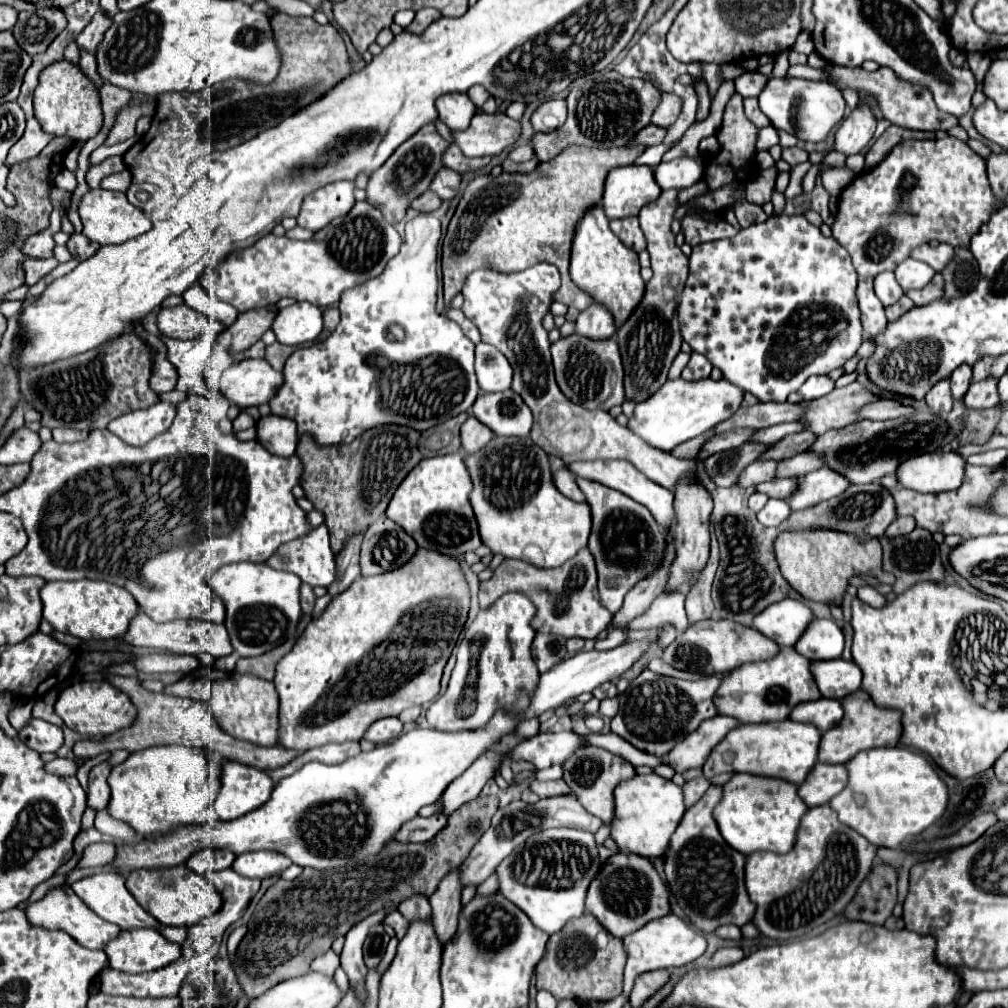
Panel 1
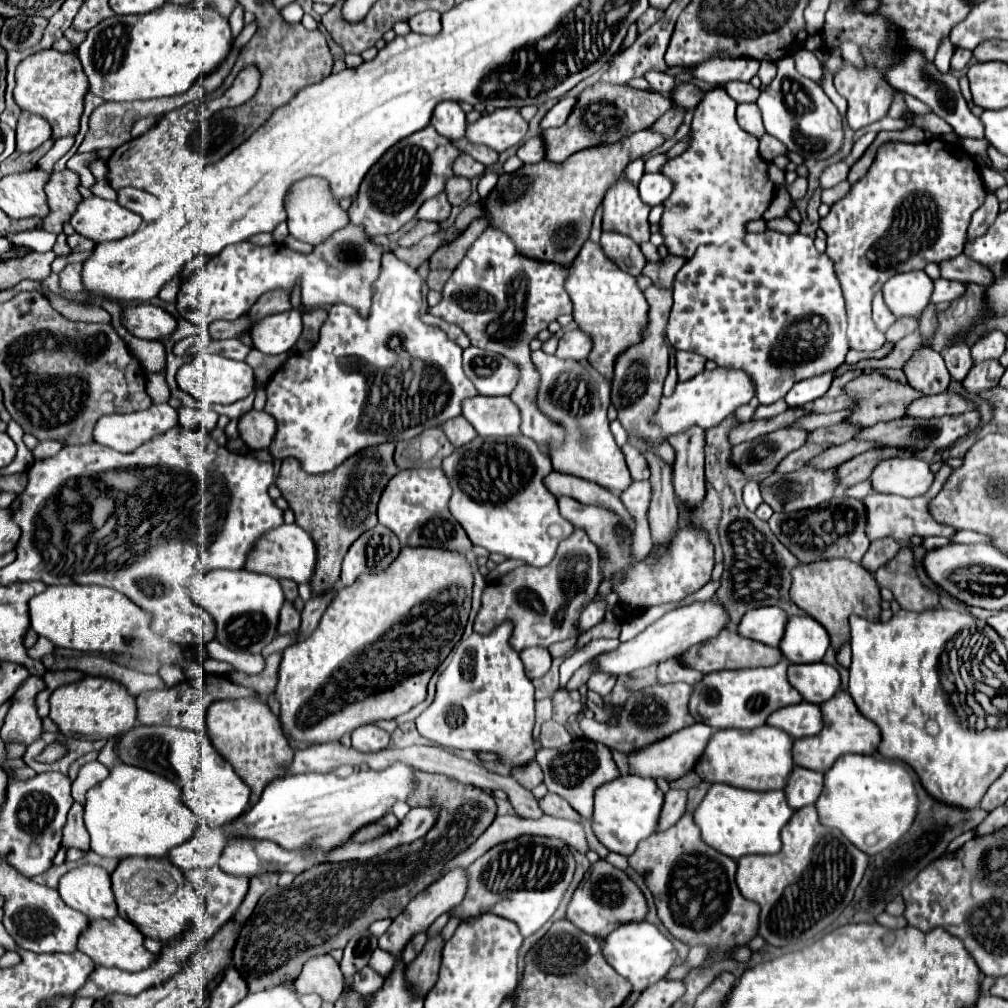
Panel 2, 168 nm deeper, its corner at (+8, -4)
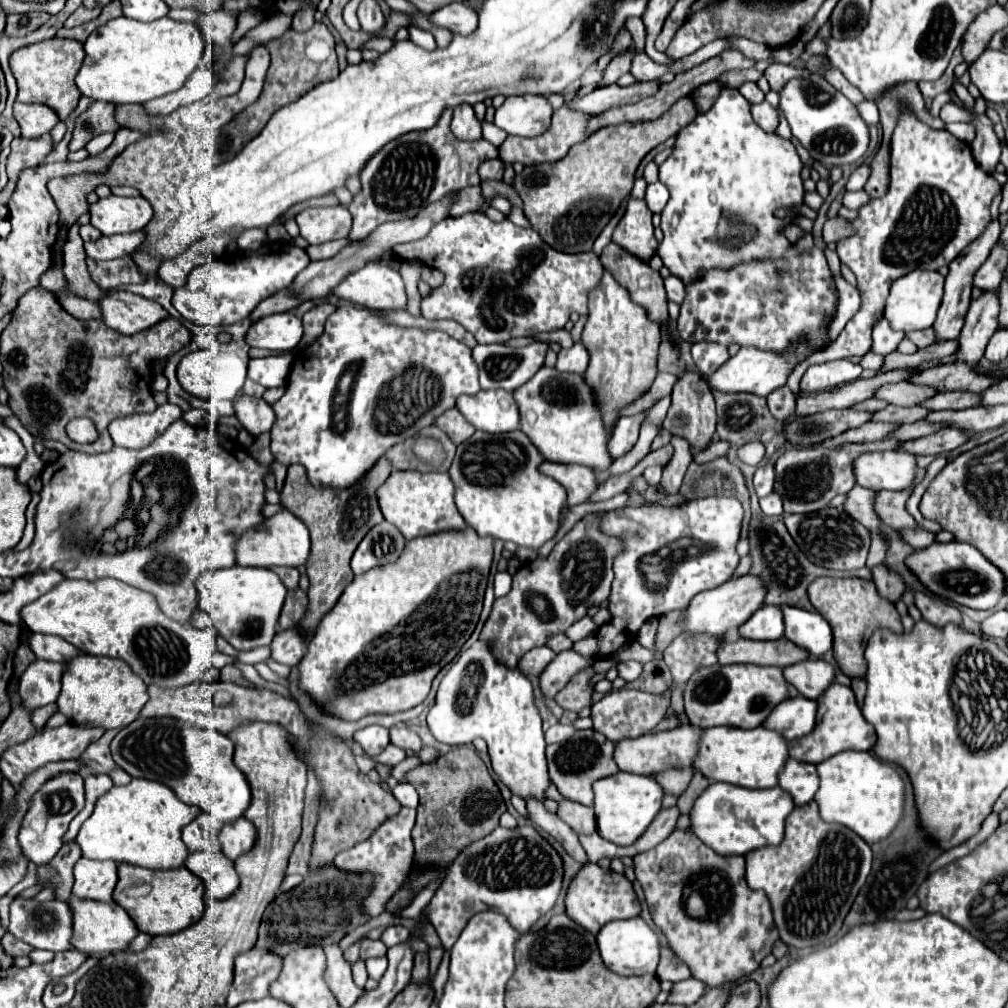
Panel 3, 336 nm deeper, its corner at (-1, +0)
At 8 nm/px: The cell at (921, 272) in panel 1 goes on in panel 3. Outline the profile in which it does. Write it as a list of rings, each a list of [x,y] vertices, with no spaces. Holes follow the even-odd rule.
[[[912,270],[910,274],[892,282],[884,316],[888,318],[890,326],[894,326],[894,330],[910,332],[910,330],[930,328],[934,324],[936,310],[938,310],[940,300],[942,300],[942,288],[944,288],[944,276],[940,272]]]

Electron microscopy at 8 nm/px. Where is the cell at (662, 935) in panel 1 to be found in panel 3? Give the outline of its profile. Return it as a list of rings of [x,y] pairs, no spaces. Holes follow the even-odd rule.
[[[640,916],[630,918],[630,920],[610,922],[608,926],[602,926],[596,940],[598,940],[598,948],[600,948],[600,954],[602,954],[606,968],[610,968],[616,974],[644,976],[644,974],[654,974],[658,968],[658,962],[660,962],[658,934]]]

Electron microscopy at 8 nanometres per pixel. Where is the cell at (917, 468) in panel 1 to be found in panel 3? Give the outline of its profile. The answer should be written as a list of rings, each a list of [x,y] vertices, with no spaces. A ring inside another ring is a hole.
[[[870,452],[858,458],[858,484],[870,490],[910,490],[916,480],[916,456],[906,452]]]

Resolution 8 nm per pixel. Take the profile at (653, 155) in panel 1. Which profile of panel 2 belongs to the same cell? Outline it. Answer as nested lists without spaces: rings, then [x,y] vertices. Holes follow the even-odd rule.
[[[643,158],[633,160],[633,162],[627,166],[625,176],[629,176],[629,182],[635,182],[635,184],[637,184],[637,182],[641,180],[641,176],[643,176]]]

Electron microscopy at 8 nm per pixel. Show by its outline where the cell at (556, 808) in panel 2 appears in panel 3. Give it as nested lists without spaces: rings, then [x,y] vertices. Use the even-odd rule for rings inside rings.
[[[562,800],[558,804],[558,818],[562,818],[574,832],[578,834],[590,834],[596,830],[596,818],[594,808],[582,806],[572,800]]]

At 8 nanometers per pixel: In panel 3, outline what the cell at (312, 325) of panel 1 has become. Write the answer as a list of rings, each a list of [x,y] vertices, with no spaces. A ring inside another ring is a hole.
[[[280,312],[254,322],[246,334],[246,342],[266,350],[294,350],[302,338],[302,320],[292,312]]]

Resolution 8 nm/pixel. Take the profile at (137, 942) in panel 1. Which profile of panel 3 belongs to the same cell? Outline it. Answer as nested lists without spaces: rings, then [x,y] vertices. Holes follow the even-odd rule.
[[[70,898],[70,904],[74,906],[74,948],[82,950],[86,954],[102,954],[102,952],[126,952],[132,940],[138,936],[138,926],[128,916],[128,912],[118,906],[116,902],[102,904],[102,902],[90,902],[90,900],[78,900]]]

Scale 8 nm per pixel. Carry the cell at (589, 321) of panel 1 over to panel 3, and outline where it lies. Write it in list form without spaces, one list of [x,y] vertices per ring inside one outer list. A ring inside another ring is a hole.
[[[574,342],[572,348],[562,348],[558,352],[558,362],[556,368],[562,372],[586,372],[588,368],[590,354],[582,342]]]

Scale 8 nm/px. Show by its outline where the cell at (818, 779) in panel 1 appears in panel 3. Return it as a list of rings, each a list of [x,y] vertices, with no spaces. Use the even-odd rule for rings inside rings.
[[[792,760],[786,762],[786,770],[782,770],[778,778],[778,786],[782,786],[796,802],[796,806],[802,806],[810,802],[820,788],[820,778],[814,764]]]

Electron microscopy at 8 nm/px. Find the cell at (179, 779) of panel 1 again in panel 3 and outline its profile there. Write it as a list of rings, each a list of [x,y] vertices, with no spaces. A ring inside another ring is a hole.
[[[132,778],[128,784],[114,786],[96,800],[94,812],[82,824],[76,840],[86,858],[128,862],[144,868],[178,868],[188,858],[182,828],[190,824],[198,812],[198,808],[182,804],[168,786],[146,778]]]

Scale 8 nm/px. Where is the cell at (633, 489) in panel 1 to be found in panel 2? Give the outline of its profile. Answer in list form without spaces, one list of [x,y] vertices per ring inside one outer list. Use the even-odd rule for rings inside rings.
[[[541,350],[531,352],[531,358],[541,376],[537,406],[541,406],[541,412],[547,418],[555,418],[553,422],[561,424],[565,430],[565,442],[559,448],[547,450],[553,470],[597,482],[599,486],[615,494],[621,494],[623,490],[627,490],[633,480],[627,470],[623,452],[613,440],[613,434],[609,430],[609,420],[607,420],[609,392],[611,392],[609,382],[587,362],[561,360]],[[579,388],[581,388],[581,398],[575,396]]]

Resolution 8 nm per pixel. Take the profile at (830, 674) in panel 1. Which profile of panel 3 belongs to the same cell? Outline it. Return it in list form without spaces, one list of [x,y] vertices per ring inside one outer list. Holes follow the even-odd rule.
[[[804,660],[784,668],[784,678],[810,700],[818,700],[834,682],[836,668],[826,660]]]

